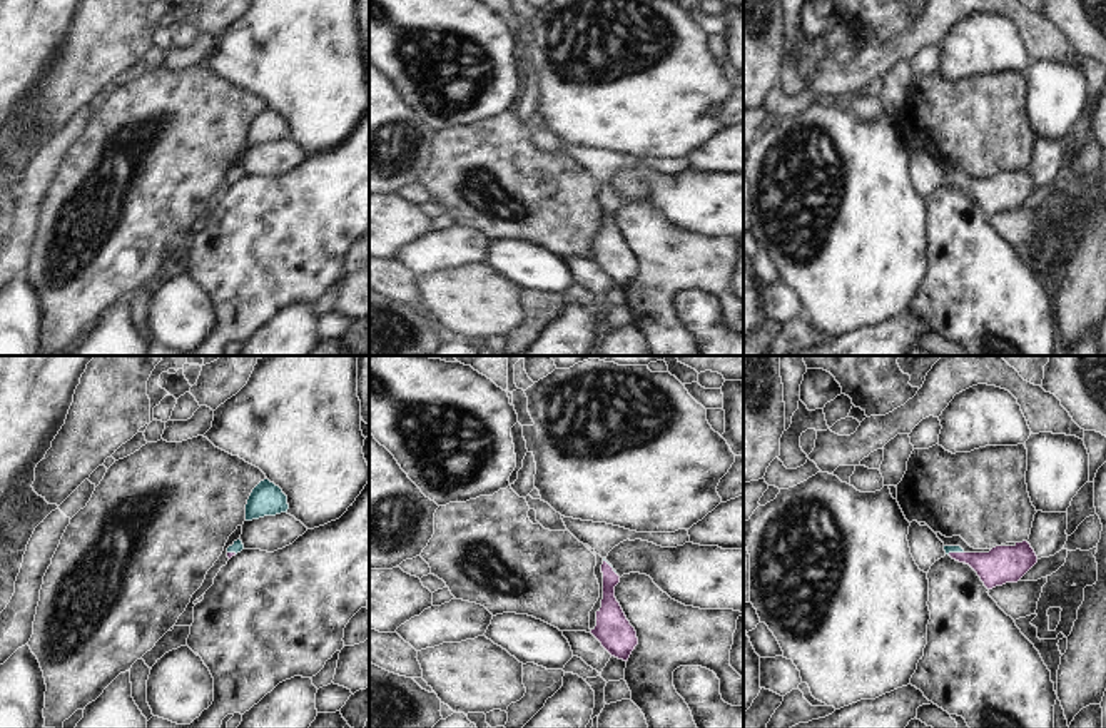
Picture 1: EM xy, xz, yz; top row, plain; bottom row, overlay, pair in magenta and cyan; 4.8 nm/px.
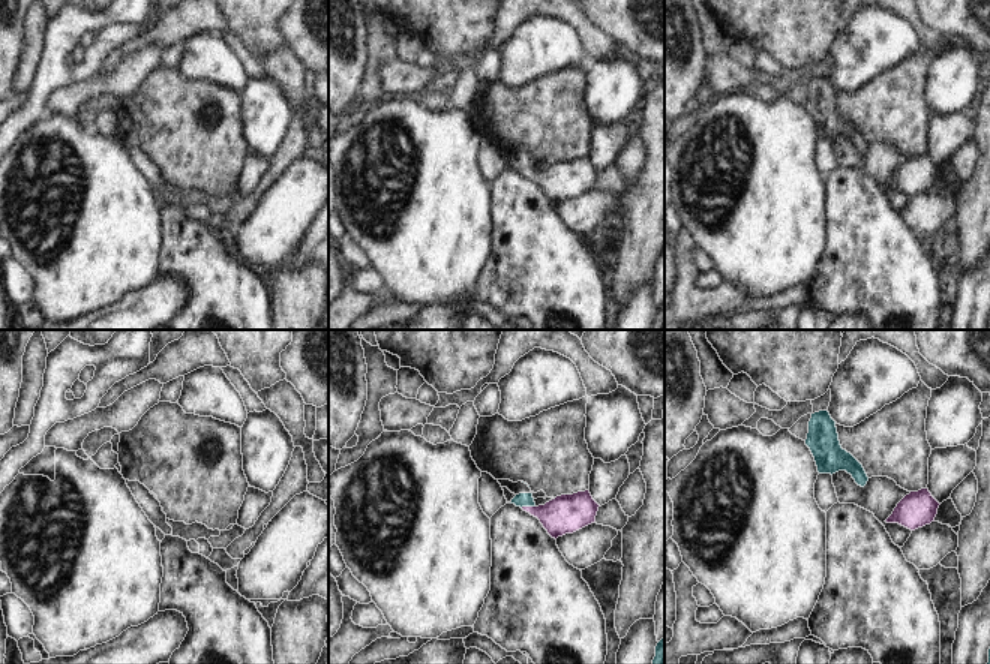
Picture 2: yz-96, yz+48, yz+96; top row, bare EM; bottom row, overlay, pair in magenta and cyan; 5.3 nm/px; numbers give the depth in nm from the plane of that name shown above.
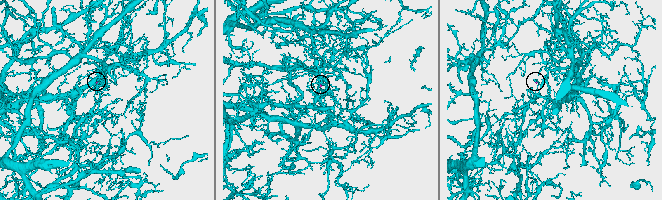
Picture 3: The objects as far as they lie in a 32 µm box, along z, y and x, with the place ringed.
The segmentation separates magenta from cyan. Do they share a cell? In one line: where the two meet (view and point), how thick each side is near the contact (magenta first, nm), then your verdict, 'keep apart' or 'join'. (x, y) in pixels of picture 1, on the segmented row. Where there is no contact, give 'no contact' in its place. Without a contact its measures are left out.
contact yz (954, 553); calibres 180 and 40 nm; join

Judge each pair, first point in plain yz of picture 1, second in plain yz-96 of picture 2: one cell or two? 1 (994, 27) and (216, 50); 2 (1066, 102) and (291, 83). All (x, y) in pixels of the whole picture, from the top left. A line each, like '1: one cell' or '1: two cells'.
1: one cell
2: two cells

